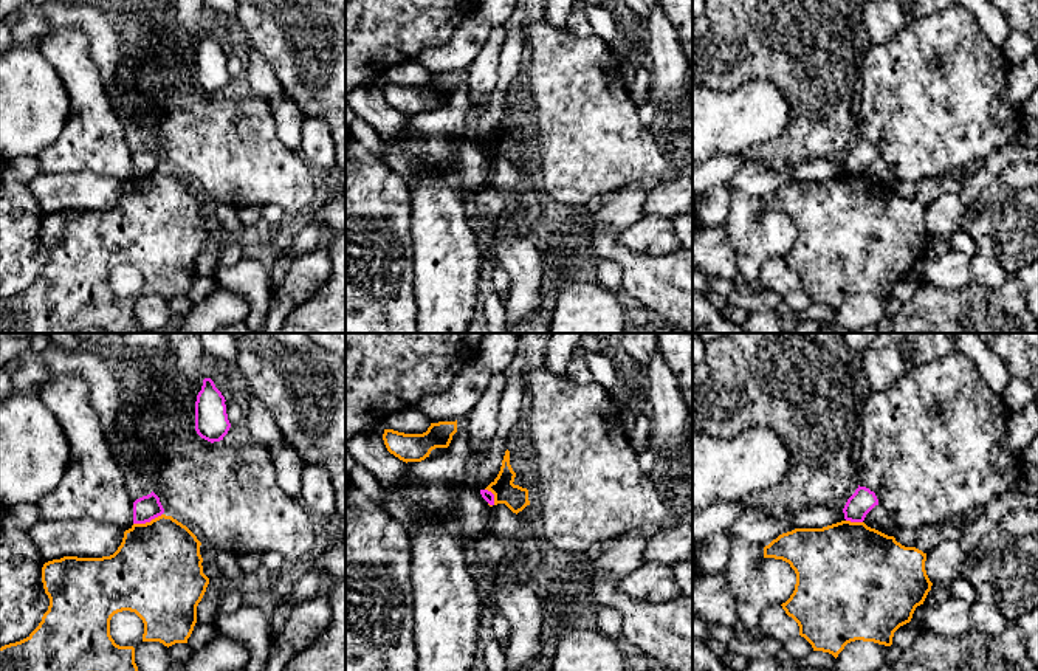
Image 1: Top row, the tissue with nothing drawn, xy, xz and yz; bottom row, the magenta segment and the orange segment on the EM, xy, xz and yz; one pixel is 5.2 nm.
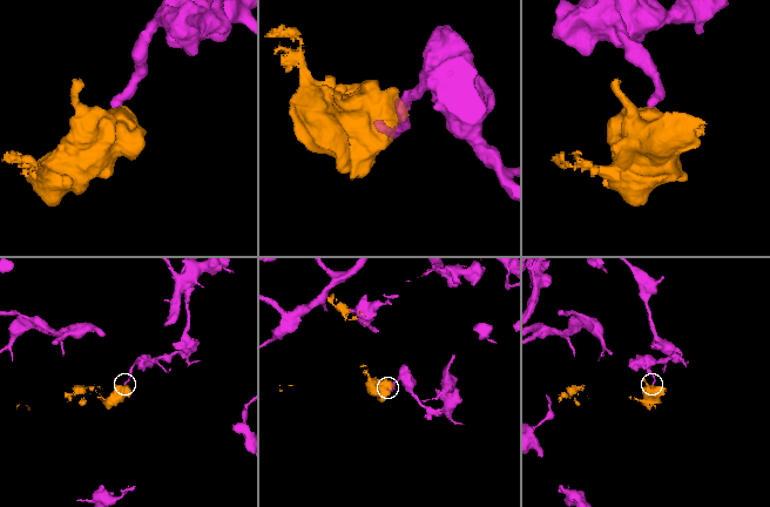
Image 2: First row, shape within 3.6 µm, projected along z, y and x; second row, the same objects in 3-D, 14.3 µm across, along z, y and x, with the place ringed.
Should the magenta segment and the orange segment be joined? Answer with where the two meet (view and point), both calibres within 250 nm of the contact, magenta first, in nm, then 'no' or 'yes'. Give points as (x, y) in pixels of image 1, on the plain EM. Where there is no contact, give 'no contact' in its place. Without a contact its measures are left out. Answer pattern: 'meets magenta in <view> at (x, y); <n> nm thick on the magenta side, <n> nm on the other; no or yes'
meets magenta in xy at (147, 174); 130 nm thick on the magenta side, 460 nm on the other; no

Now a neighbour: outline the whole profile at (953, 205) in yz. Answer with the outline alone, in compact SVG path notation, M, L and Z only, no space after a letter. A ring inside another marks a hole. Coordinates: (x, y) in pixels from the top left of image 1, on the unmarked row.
M961 194L942 195L926 208L925 223L933 237L954 234L961 229L962 222L964 203Z

